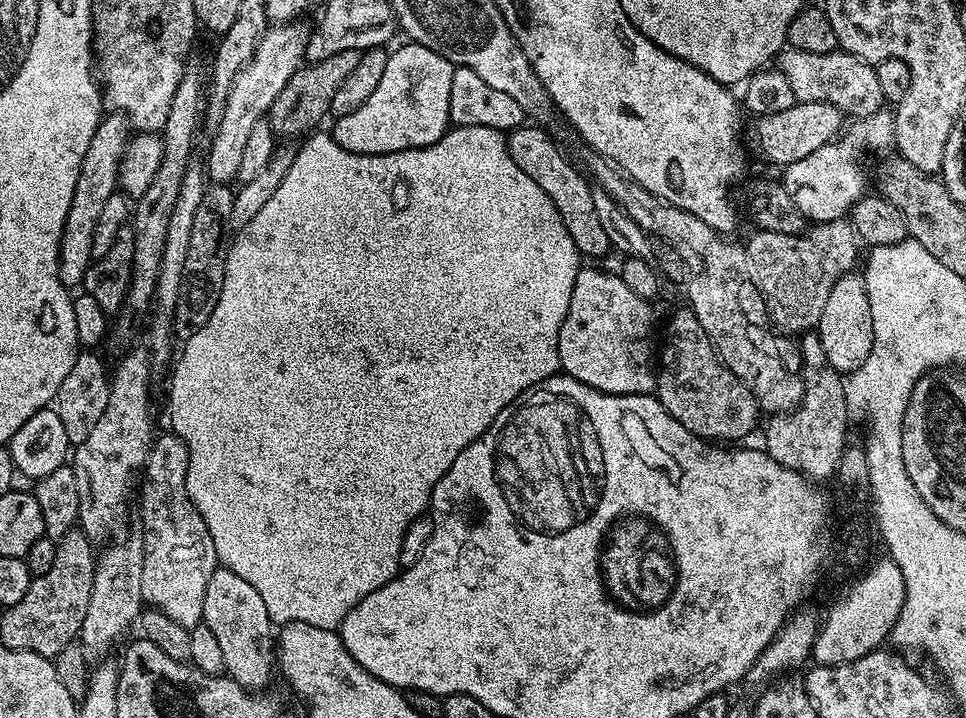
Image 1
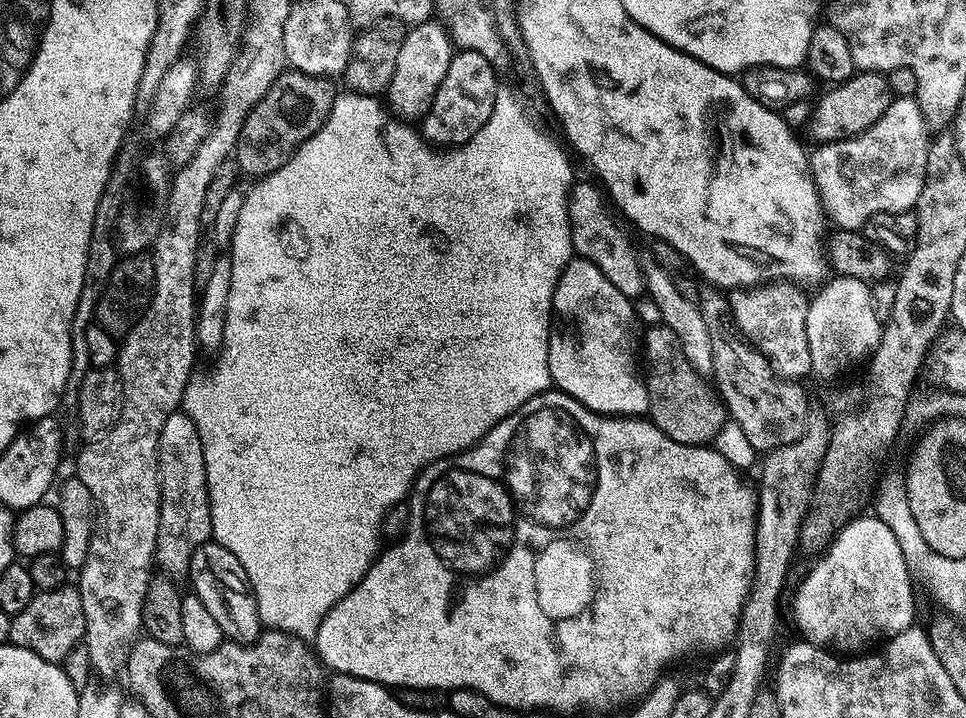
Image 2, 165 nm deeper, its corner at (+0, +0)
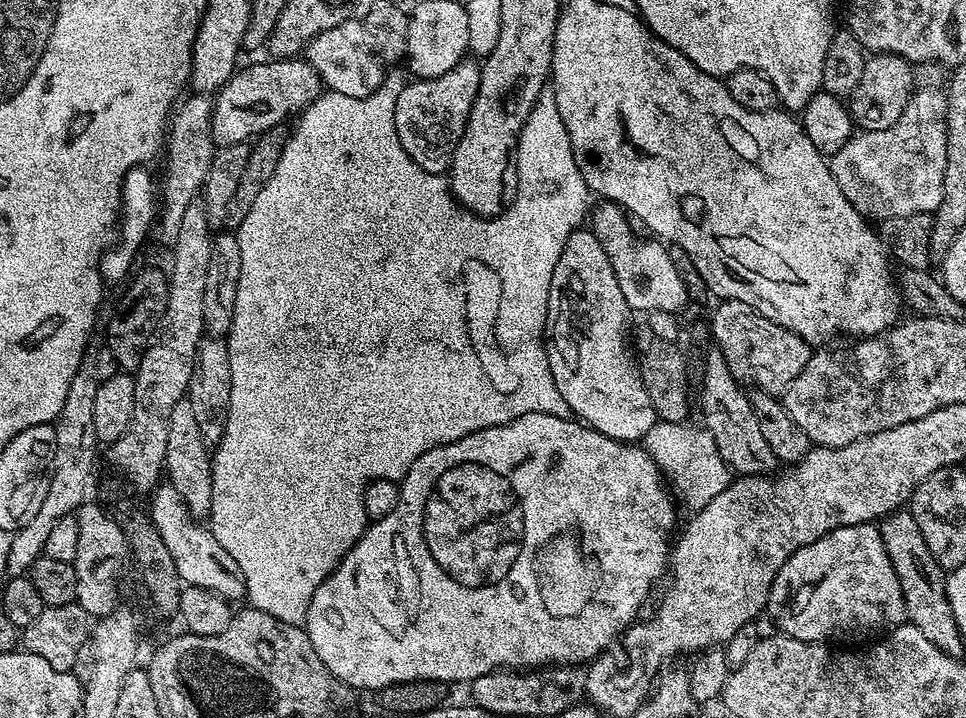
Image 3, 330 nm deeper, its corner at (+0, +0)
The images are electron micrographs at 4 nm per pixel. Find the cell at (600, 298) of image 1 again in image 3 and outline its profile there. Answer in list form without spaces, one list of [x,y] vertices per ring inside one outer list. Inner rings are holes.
[[[587,227],[577,228],[566,238],[566,246],[562,246],[562,254],[558,254],[558,266],[554,266],[554,278],[550,278],[546,325],[550,374],[554,374],[554,386],[558,386],[558,394],[566,398],[566,406],[570,406],[575,419],[615,440],[640,442],[658,423],[658,417],[640,377],[630,328],[628,332],[628,316],[630,310],[626,298],[622,298],[618,278],[614,278],[614,266],[610,266],[610,258],[606,258],[602,244]]]

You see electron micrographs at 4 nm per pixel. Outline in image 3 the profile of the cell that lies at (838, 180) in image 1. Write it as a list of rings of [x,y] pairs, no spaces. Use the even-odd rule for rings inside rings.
[[[913,91],[902,118],[886,130],[854,134],[830,157],[838,190],[869,221],[919,212],[935,213],[942,202],[948,141],[948,98],[943,91]]]

